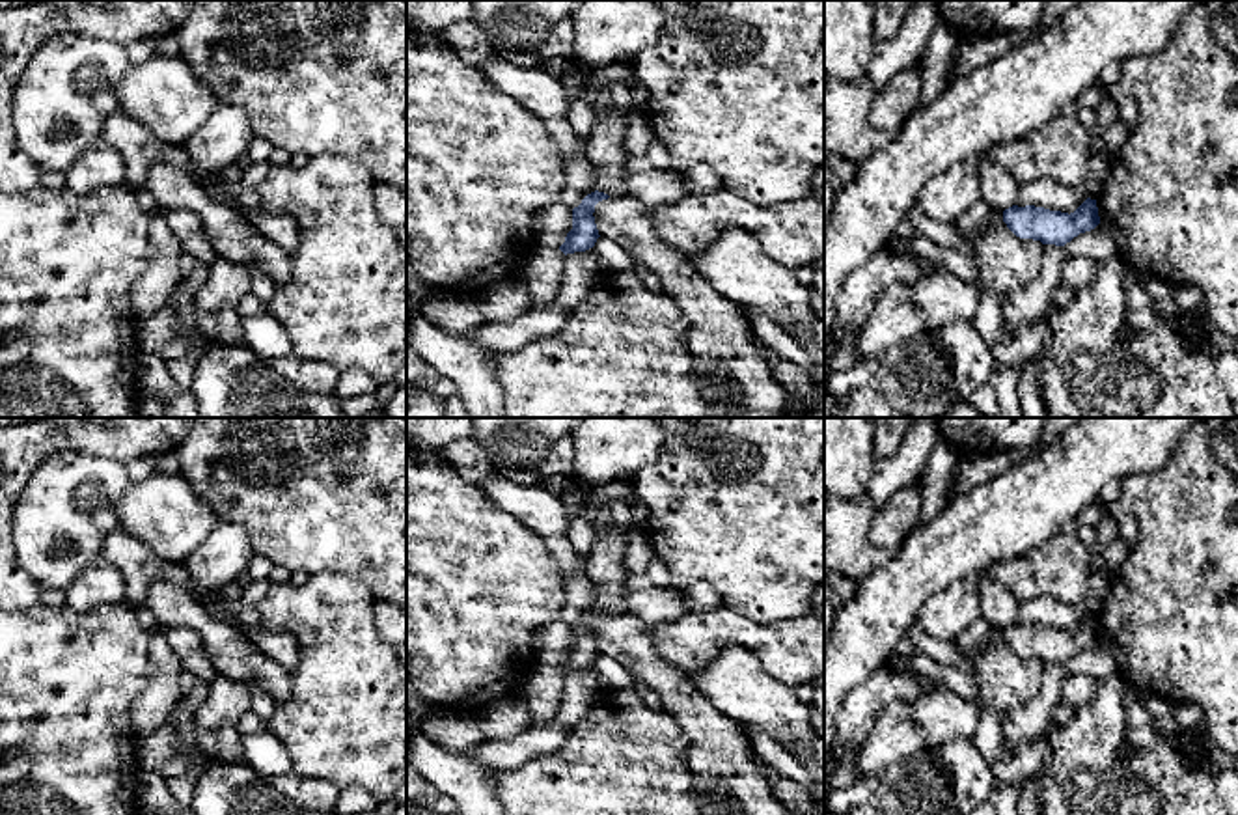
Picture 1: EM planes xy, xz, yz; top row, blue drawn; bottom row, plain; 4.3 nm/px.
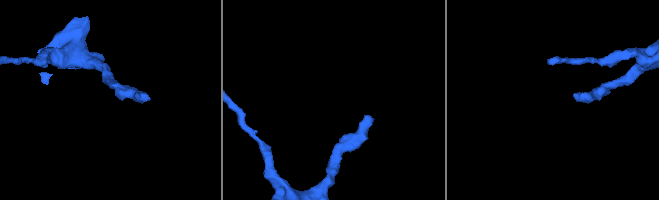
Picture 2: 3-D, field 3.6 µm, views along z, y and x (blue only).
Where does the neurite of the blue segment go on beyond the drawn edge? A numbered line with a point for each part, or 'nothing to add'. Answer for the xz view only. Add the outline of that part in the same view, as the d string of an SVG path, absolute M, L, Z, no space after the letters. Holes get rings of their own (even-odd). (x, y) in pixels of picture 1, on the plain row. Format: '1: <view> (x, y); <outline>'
1: xz (605, 567); M613 524L608 533L597 535L585 559L585 574L595 589L595 604L610 615L626 614L626 576L623 565L632 530Z

